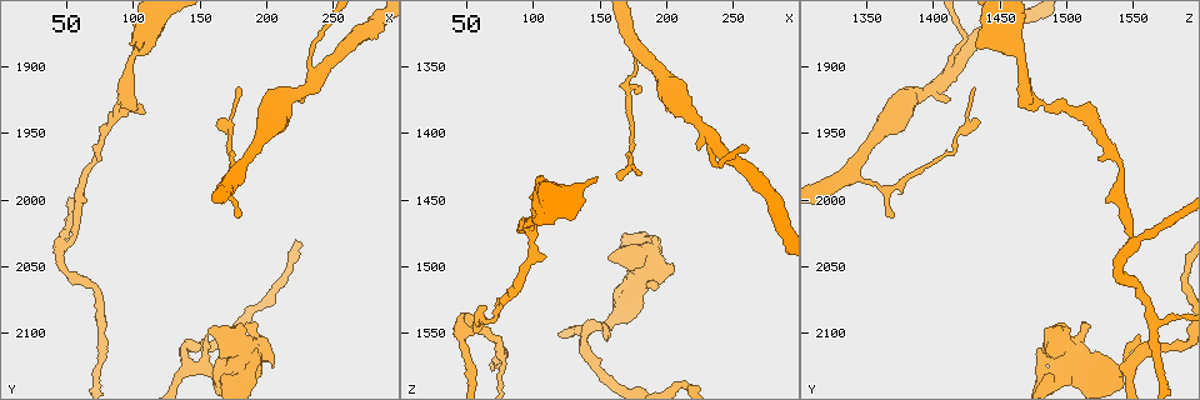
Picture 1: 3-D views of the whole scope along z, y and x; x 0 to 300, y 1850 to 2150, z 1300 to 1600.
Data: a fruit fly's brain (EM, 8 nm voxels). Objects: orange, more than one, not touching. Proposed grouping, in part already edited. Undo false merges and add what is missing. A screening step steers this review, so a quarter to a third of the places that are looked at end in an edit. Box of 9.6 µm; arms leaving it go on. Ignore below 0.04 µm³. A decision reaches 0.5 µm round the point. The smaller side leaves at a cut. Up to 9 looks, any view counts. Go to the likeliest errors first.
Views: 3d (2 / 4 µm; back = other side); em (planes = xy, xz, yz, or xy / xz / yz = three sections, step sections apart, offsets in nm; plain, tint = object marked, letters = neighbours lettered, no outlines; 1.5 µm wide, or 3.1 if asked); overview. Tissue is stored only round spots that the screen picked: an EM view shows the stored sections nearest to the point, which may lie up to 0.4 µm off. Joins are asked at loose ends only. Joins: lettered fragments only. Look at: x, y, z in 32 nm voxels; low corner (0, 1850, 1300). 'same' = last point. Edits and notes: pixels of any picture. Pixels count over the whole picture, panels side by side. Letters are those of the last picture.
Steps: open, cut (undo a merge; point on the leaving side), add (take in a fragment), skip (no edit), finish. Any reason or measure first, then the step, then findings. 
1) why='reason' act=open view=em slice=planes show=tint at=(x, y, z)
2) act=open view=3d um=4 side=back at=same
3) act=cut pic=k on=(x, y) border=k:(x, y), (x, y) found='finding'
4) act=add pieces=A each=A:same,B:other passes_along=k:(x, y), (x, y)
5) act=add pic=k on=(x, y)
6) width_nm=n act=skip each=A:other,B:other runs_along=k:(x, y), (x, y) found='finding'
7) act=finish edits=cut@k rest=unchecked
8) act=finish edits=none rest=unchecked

why='free end' act=open view=3d um=2 at=(98, 1926, 1482)

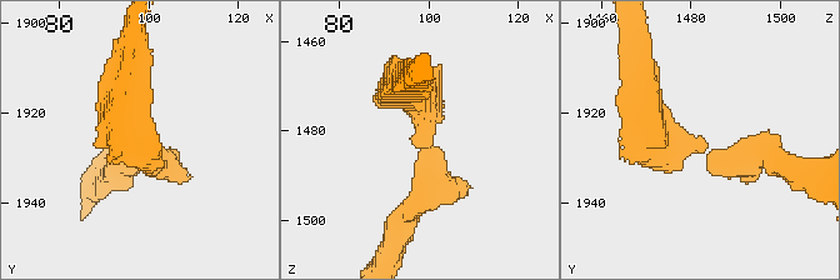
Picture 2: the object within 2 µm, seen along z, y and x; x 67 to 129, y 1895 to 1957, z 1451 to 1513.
why='now the EM' act=open view=em slice=xy step=8 show=plain at=(100, 1928, 1483)

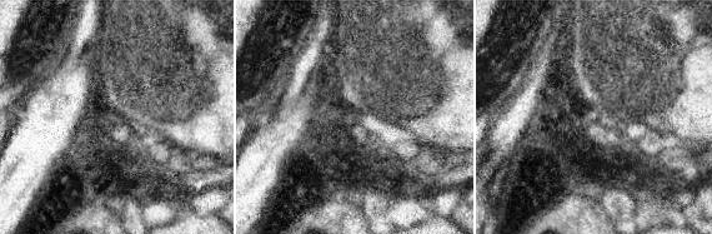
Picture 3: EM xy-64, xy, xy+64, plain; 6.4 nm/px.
why='see the neighbours' act=open view=em slice=xy step=8 show=letters at=same

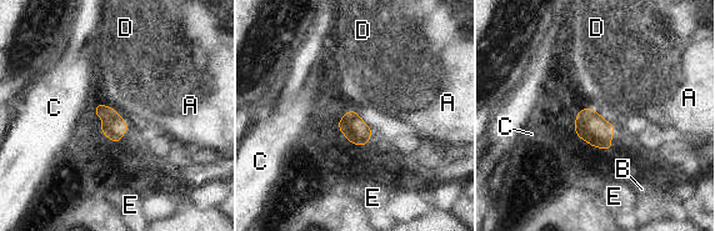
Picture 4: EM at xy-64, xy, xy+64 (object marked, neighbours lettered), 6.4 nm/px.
act=skip each=A:other,B:other,C:other,D:other,E:other border=4:(109, 106), (129, 126) found='no lettered fragment goes on from it'

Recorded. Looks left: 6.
why='free end' act=open view=3d um=4 at=(184, 2092, 1514)

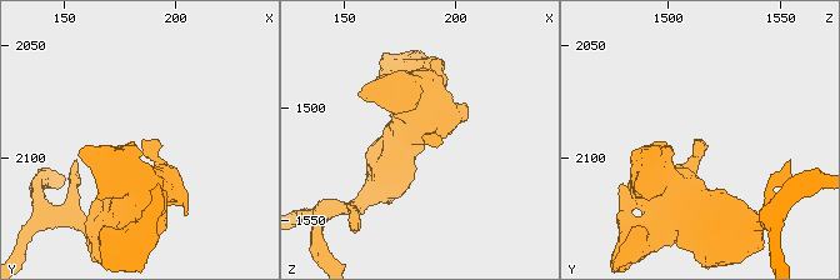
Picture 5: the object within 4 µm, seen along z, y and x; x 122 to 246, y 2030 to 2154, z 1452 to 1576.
why='shape alone is not enough' act=open view=em slice=xz step=4 show=letters at=(185, 2092, 1512)

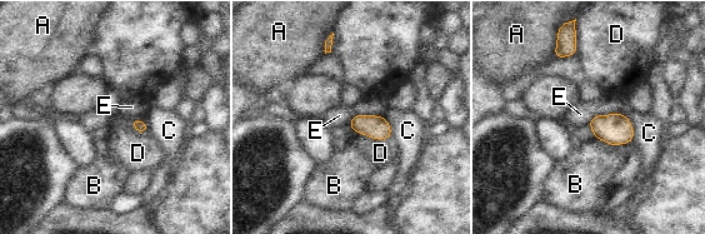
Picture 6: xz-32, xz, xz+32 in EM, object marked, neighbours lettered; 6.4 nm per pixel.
act=skip each=A:other,B:other,C:other,D:other,E:other border=6:(383, 115), (355, 115), (348, 124) found='no lettered fragment goes on from it'

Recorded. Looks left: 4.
why='thin end' act=open view=3d um=2 at=(164, 1940, 1434)

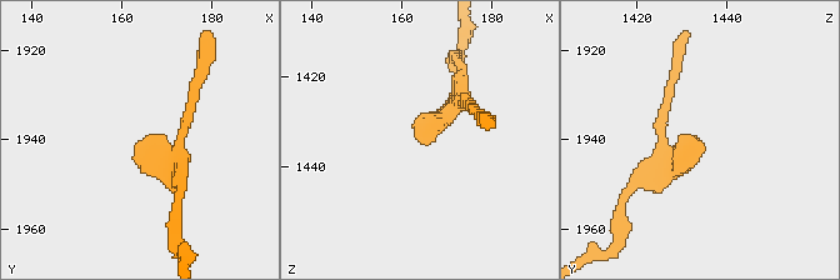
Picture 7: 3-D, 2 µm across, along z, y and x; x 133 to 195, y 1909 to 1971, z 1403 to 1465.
why='now the EM' act=open view=em slice=xy step=4 show=letters at=(163, 1941, 1432)

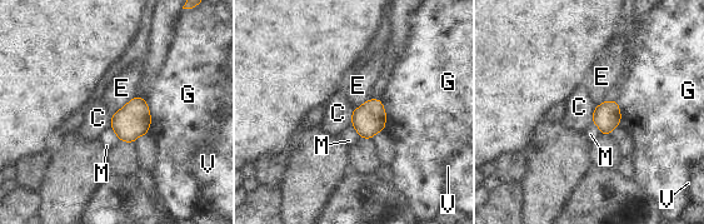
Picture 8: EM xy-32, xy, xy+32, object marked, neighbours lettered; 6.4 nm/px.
longest_contact=G:240nm act=skip each=C:other,E:other,G:other,M:other,V:other found='no lettered fragment goes on from it'

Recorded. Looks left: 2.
act=finish edits=none rest=unchecked

